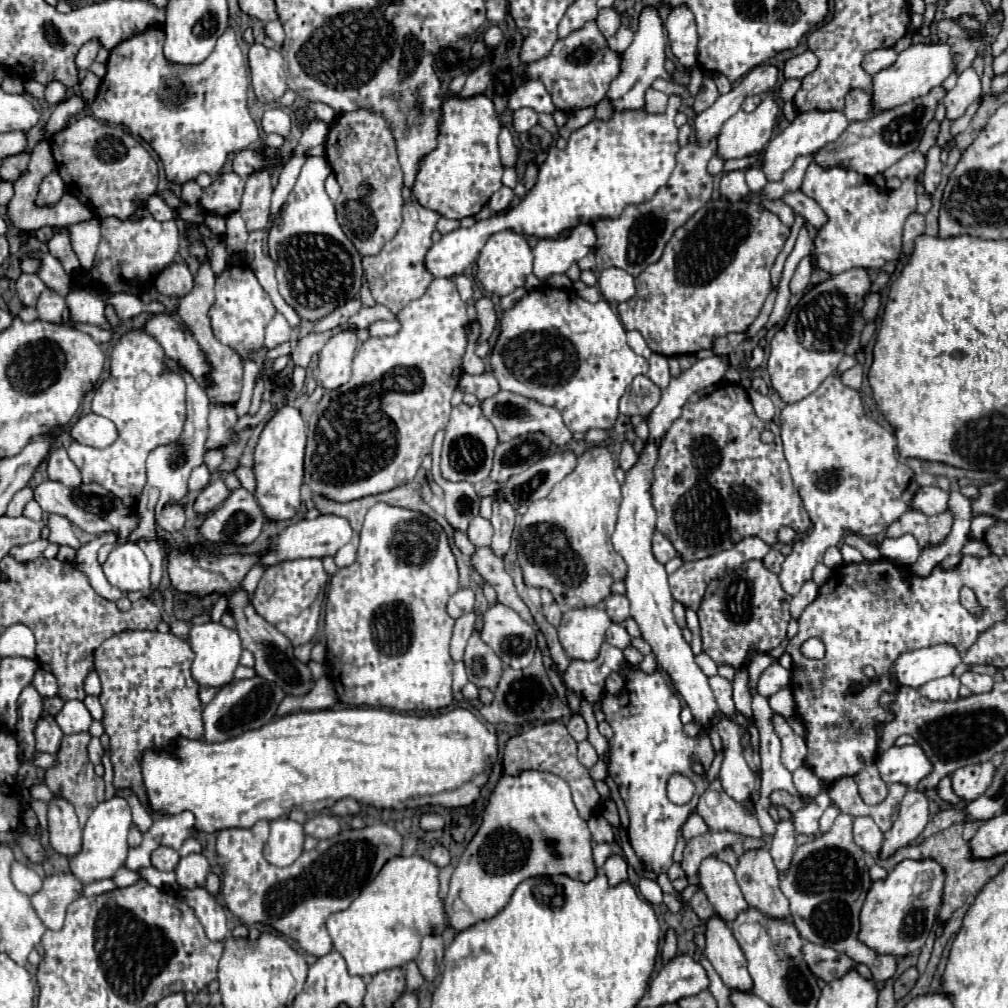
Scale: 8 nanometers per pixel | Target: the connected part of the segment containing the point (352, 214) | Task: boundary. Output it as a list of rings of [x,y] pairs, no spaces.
[[[366,109],[344,113],[330,127],[326,139],[326,157],[342,187],[336,199],[338,223],[362,257],[378,255],[402,225],[402,171],[396,155],[396,143],[384,117]]]

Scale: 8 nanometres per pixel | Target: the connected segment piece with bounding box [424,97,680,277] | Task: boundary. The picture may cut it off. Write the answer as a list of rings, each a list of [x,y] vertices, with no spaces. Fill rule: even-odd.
[[[672,97],[668,103],[666,113],[650,115],[646,111],[618,111],[612,115],[610,121],[594,121],[586,127],[580,127],[574,131],[568,139],[566,149],[548,149],[546,161],[540,165],[540,173],[536,179],[536,185],[526,193],[526,197],[512,209],[494,213],[492,217],[484,221],[476,221],[472,227],[460,227],[456,231],[446,233],[438,243],[432,245],[432,249],[426,255],[426,267],[434,277],[456,277],[462,275],[464,269],[474,263],[478,253],[482,251],[484,243],[490,235],[512,229],[518,231],[518,235],[536,237],[536,239],[560,239],[562,233],[572,231],[580,223],[594,223],[598,219],[616,219],[626,205],[644,203],[646,199],[652,199],[658,191],[658,187],[666,185],[674,167],[676,167],[676,153],[678,153],[678,127],[674,125],[676,115],[676,101],[680,97]]]

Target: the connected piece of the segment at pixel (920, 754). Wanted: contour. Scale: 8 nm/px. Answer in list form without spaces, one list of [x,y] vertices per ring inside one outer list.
[[[918,745],[886,749],[878,757],[876,767],[886,783],[904,783],[910,789],[914,789],[918,781],[930,775],[932,771],[930,759]]]

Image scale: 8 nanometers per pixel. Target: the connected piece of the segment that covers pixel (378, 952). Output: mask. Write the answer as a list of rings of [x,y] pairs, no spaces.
[[[394,857],[390,863],[382,867],[376,879],[362,889],[362,893],[352,901],[352,905],[344,911],[330,915],[328,933],[332,937],[334,949],[346,959],[350,975],[376,975],[390,967],[404,967],[408,961],[414,961],[420,951],[420,941],[426,935],[440,935],[446,927],[446,911],[444,901],[440,899],[440,883],[438,883],[438,867],[424,857]]]

